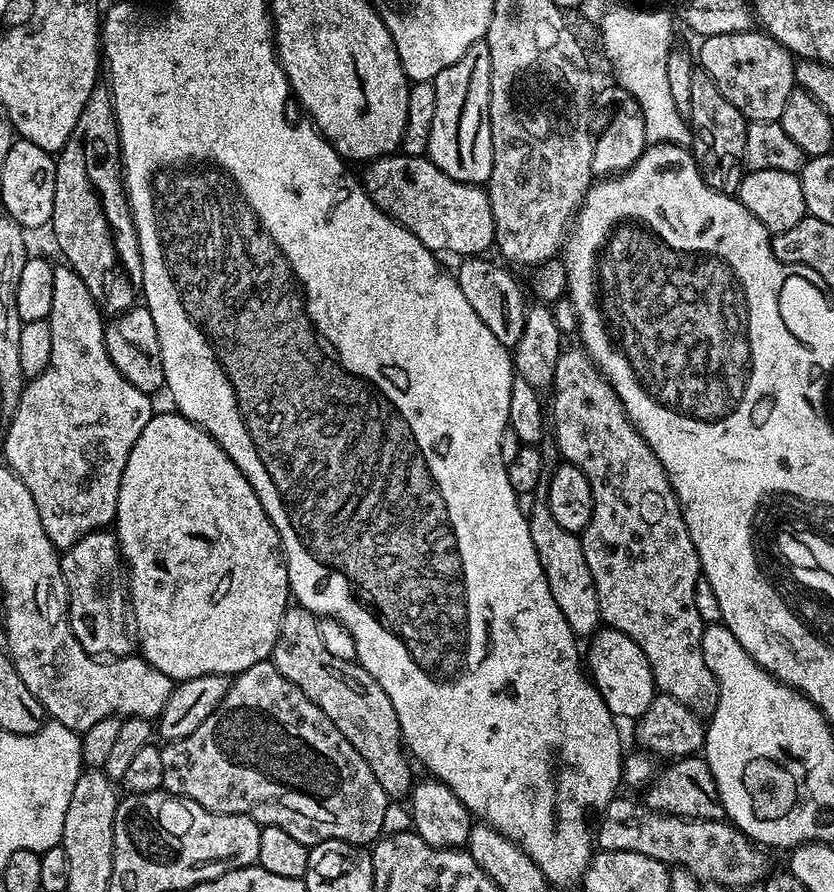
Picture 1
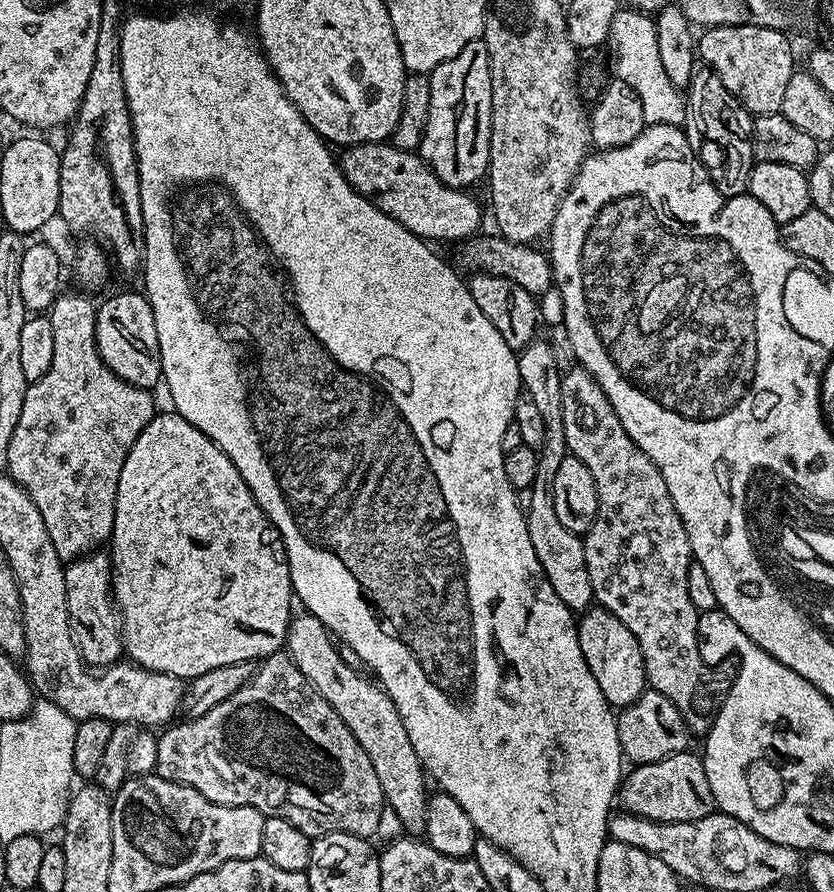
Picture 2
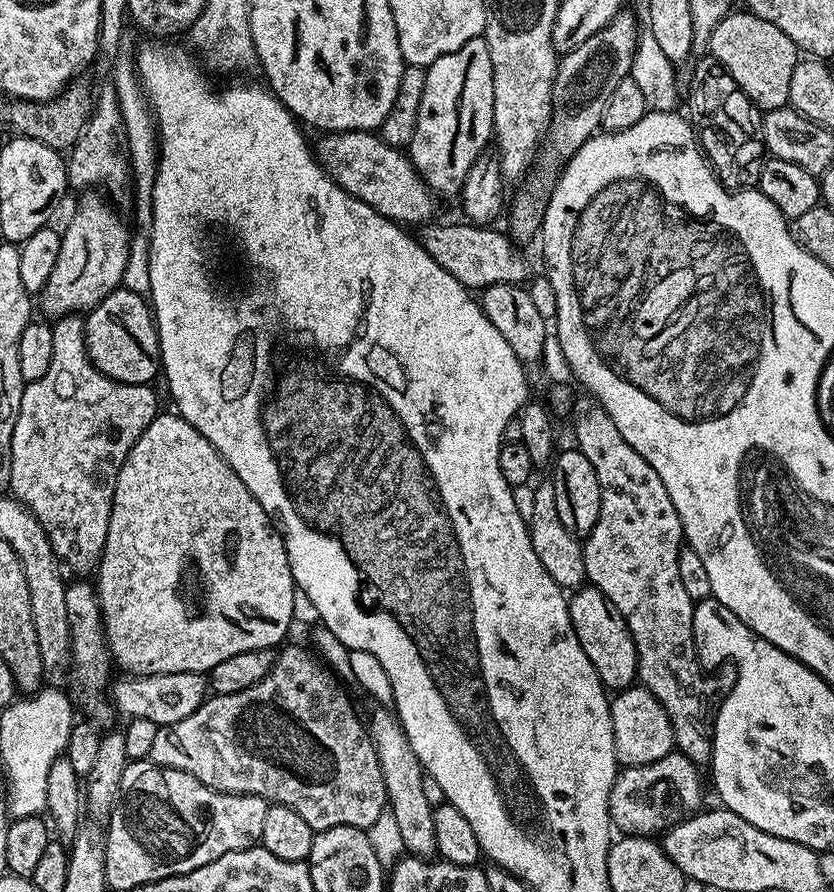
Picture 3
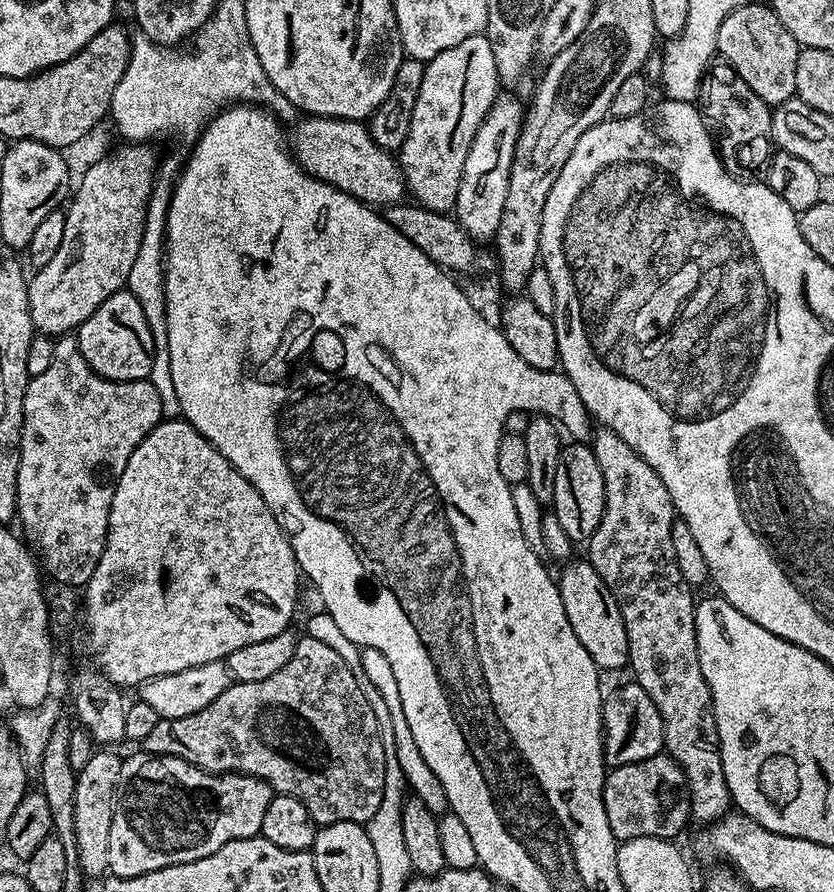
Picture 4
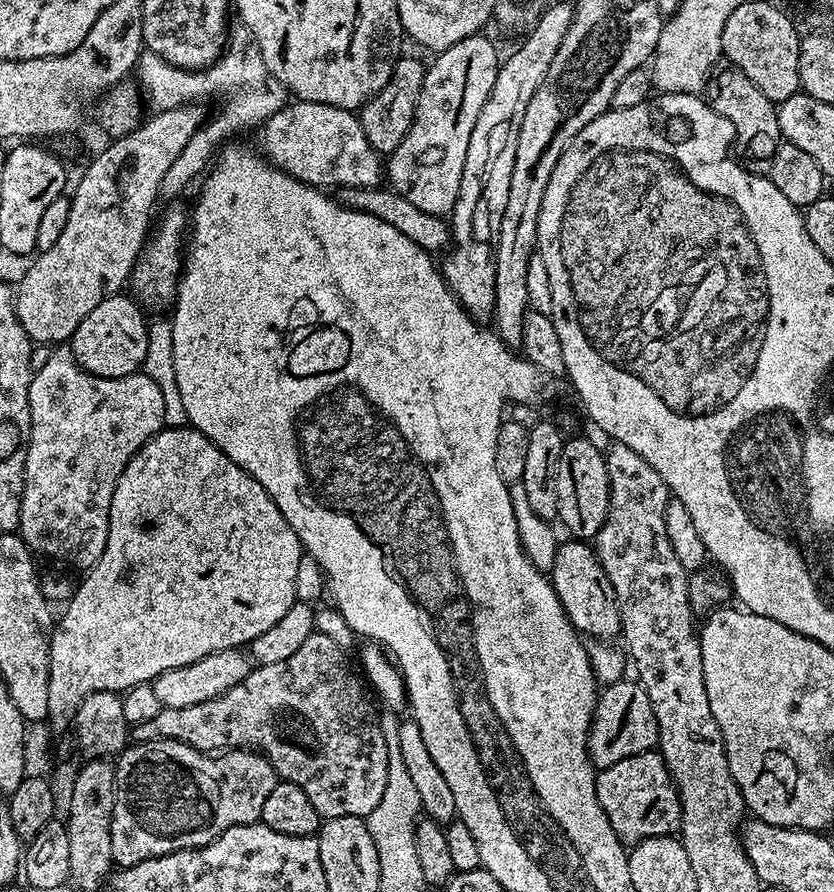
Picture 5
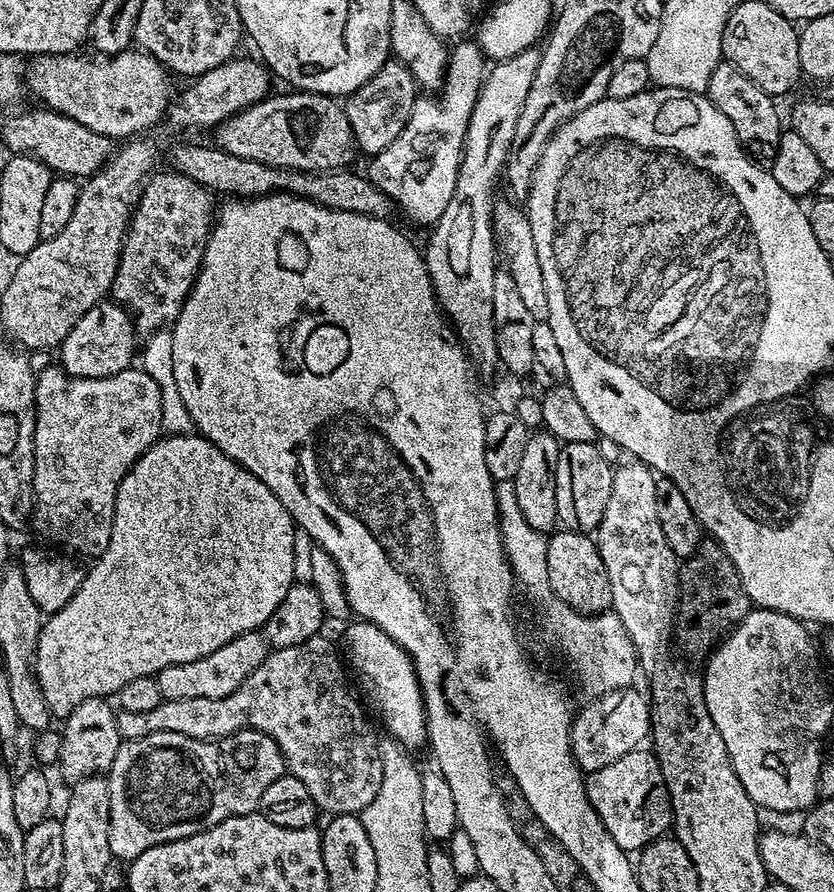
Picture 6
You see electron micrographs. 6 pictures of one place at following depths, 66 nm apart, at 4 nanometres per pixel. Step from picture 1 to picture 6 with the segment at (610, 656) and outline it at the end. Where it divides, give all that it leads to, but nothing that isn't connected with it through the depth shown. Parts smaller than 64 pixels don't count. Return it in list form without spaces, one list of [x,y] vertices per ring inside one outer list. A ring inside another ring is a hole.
[[[553,531],[548,536],[546,574],[553,596],[576,612],[595,614],[605,611],[611,605],[610,578],[606,574],[606,566],[602,562],[596,541],[589,533]]]

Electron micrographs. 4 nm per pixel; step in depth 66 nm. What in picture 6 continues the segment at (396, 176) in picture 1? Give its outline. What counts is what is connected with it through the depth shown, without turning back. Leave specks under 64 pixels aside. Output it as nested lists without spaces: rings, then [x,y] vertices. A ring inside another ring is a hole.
[[[288,90],[285,96],[270,94],[254,106],[231,116],[219,125],[215,143],[224,152],[240,159],[253,160],[276,168],[289,168],[302,172],[335,172],[349,167],[348,164],[358,156],[356,139],[352,137],[350,122],[343,107],[333,97],[323,96],[317,92]]]

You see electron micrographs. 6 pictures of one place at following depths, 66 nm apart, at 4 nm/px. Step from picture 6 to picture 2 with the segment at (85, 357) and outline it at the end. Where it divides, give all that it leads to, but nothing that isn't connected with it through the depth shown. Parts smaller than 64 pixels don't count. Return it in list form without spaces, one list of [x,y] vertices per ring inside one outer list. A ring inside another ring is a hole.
[[[143,291],[120,292],[97,307],[96,345],[102,362],[127,384],[152,390],[161,383],[158,330],[154,326],[154,310]]]

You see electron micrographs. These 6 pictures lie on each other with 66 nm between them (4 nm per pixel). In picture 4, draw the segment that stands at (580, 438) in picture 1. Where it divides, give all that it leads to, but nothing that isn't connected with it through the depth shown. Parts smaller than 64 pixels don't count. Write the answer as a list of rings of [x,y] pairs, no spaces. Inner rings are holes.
[[[597,427],[590,447],[594,458],[598,458],[598,466],[602,466],[606,506],[598,530],[594,530],[591,540],[587,541],[586,558],[592,563],[594,570],[602,574],[602,582],[610,586],[622,610],[622,622],[626,626],[628,639],[628,668],[636,675],[633,676],[634,683],[642,686],[646,694],[650,694],[650,702],[654,702],[654,706],[658,706],[658,714],[662,714],[664,747],[667,755],[671,756],[674,762],[678,762],[678,766],[684,771],[692,803],[691,819],[695,823],[697,820],[700,826],[714,824],[729,815],[733,802],[726,786],[726,774],[722,770],[720,739],[712,713],[712,695],[702,674],[702,666],[698,662],[694,626],[696,604],[694,599],[692,600],[693,593],[688,584],[682,574],[678,574],[678,562],[674,562],[672,499],[666,486],[662,486],[660,475],[633,448],[626,446],[626,442],[622,442],[622,438],[614,434],[614,430]]]

